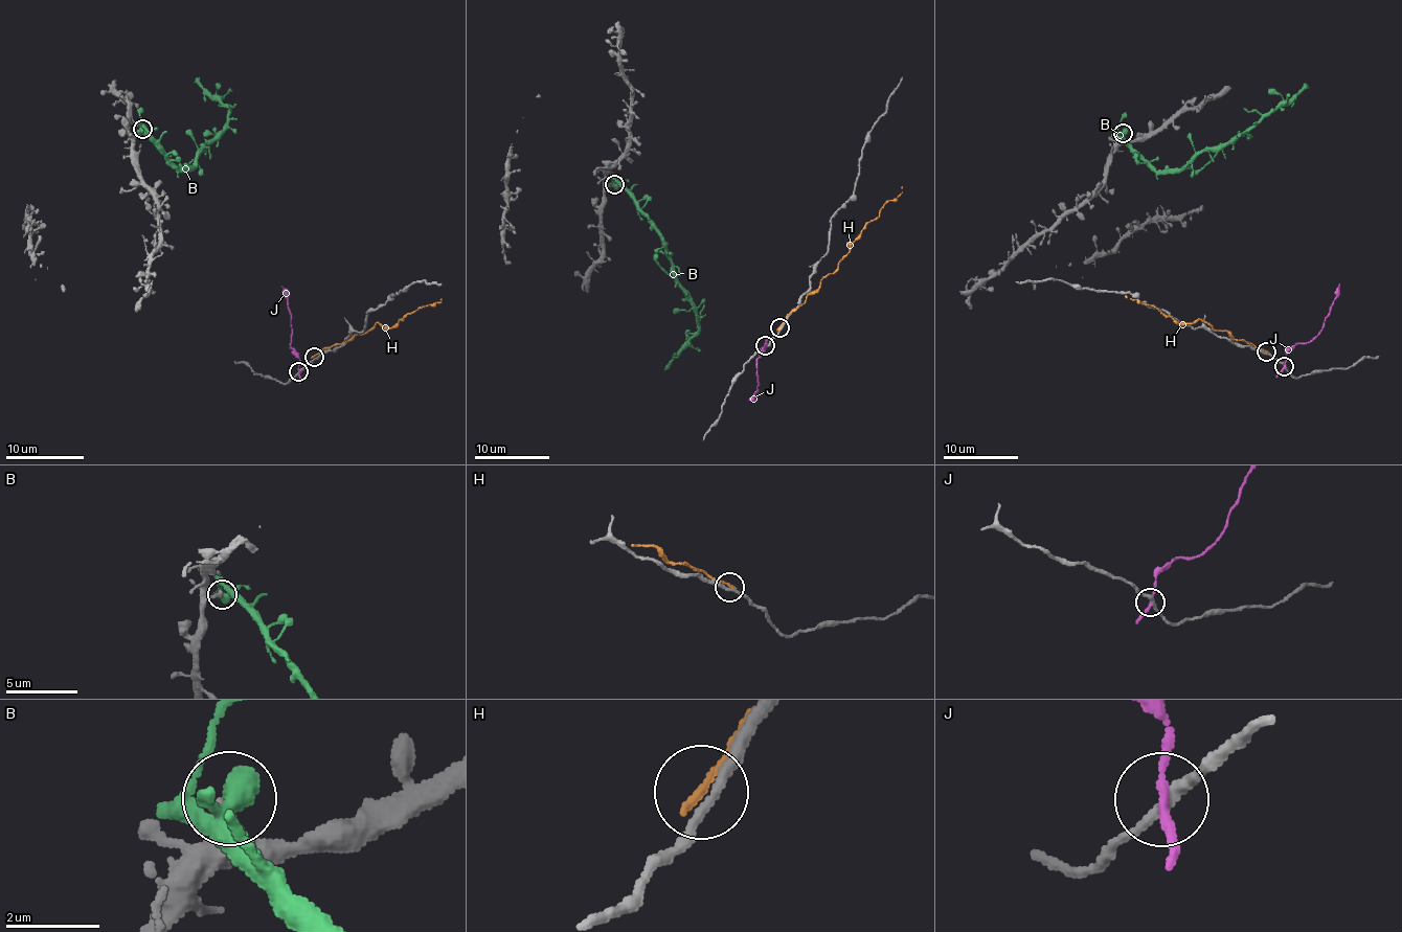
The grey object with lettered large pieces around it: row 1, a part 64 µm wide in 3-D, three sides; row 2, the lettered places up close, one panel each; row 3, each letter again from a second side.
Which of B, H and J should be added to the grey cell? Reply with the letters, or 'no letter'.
no letter

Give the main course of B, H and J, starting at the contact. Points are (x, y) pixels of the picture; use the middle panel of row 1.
B: (613, 184), (619, 184), (650, 219), (672, 262), (676, 285), (696, 313), (698, 330), (688, 344), (664, 369)
H: (779, 327), (806, 297), (818, 288), (820, 280), (839, 264), (854, 240), (882, 207), (900, 194), (901, 186)
J: (764, 344), (766, 348), (756, 360), (759, 384), (749, 401)

